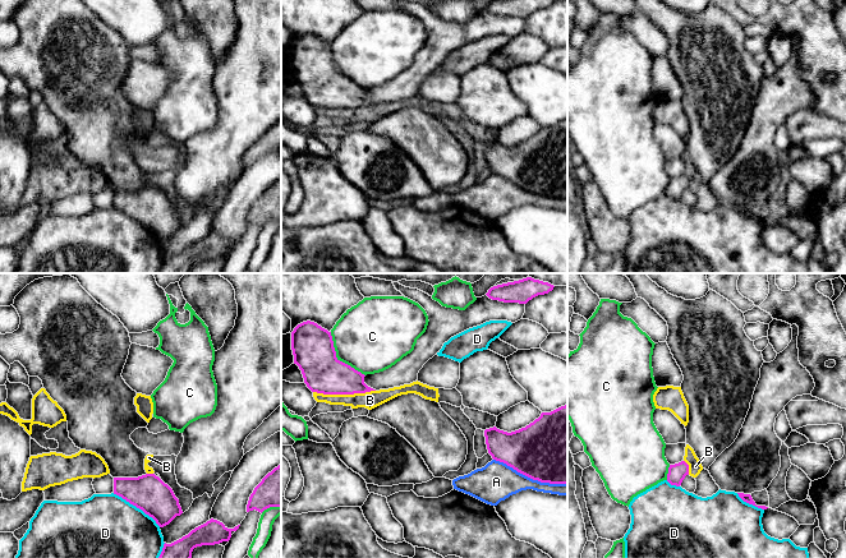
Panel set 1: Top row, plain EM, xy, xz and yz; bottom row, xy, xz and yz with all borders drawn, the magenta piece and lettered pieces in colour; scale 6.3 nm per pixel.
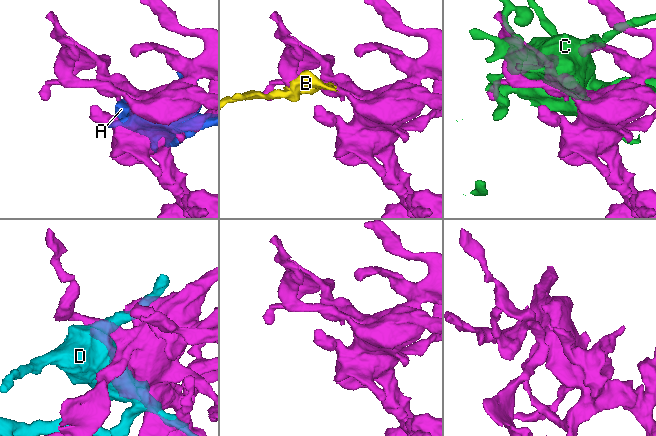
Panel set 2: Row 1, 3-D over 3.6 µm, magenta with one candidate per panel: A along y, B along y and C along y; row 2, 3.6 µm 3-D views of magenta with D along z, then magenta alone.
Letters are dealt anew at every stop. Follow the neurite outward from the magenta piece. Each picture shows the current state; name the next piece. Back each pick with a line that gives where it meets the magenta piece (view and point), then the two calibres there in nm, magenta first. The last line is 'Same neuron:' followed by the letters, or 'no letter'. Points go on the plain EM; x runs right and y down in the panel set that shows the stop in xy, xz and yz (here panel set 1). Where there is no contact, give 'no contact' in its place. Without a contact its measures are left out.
B: xz (344, 107) | 240/110 nm
Same neuron: B

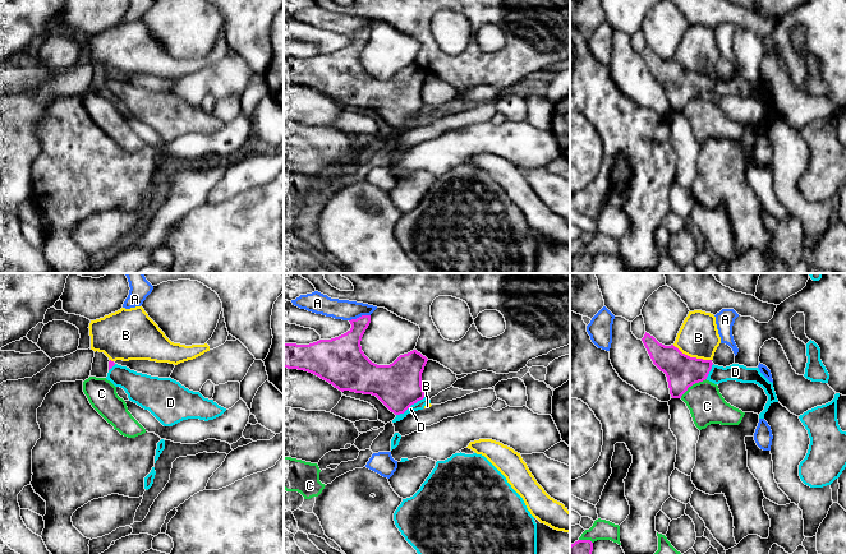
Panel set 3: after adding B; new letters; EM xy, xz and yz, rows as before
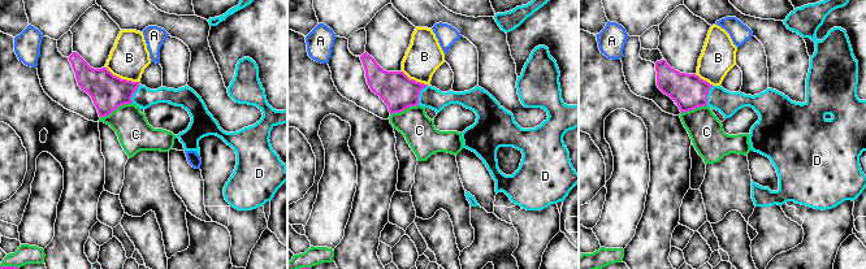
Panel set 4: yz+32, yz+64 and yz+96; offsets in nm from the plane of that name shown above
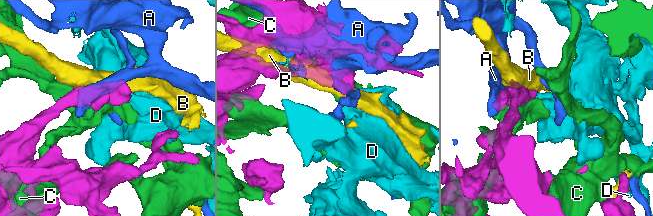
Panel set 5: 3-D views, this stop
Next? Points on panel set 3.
D: xz (410, 119) | 300/60 nm
Same neuron: D

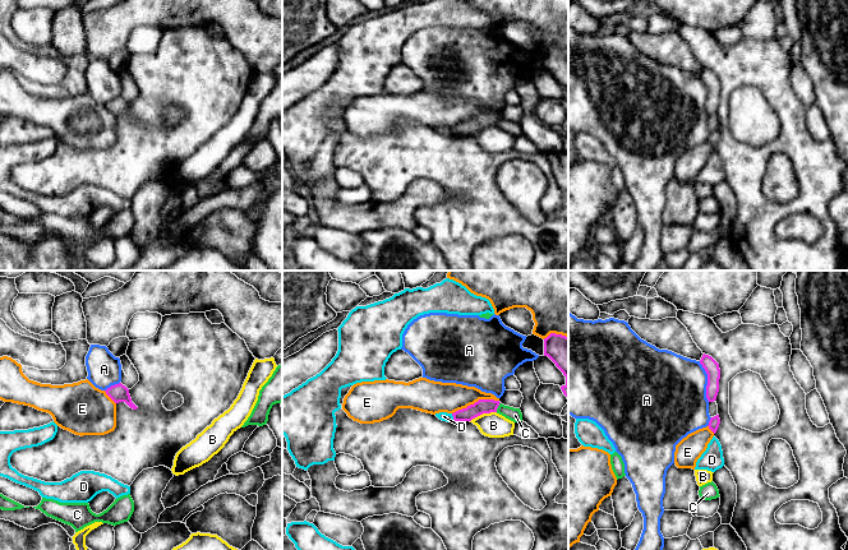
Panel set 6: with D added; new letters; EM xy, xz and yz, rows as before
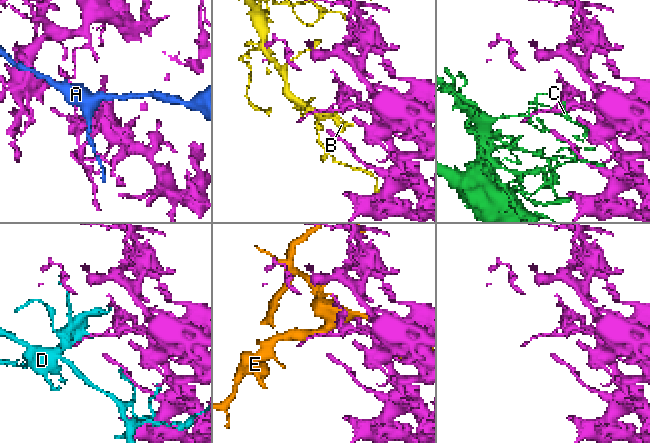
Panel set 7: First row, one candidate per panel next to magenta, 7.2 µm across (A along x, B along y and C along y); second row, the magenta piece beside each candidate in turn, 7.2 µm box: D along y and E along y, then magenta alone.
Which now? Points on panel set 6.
Same neuron: no letter

